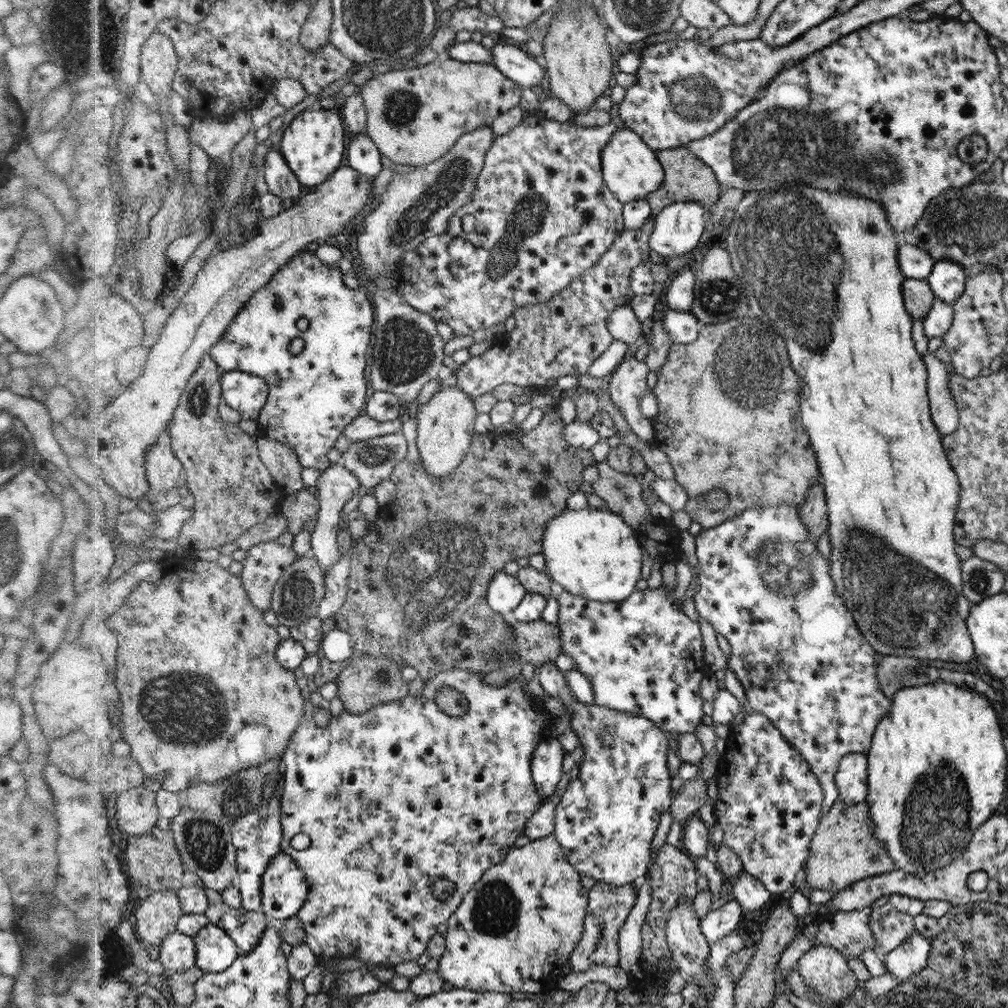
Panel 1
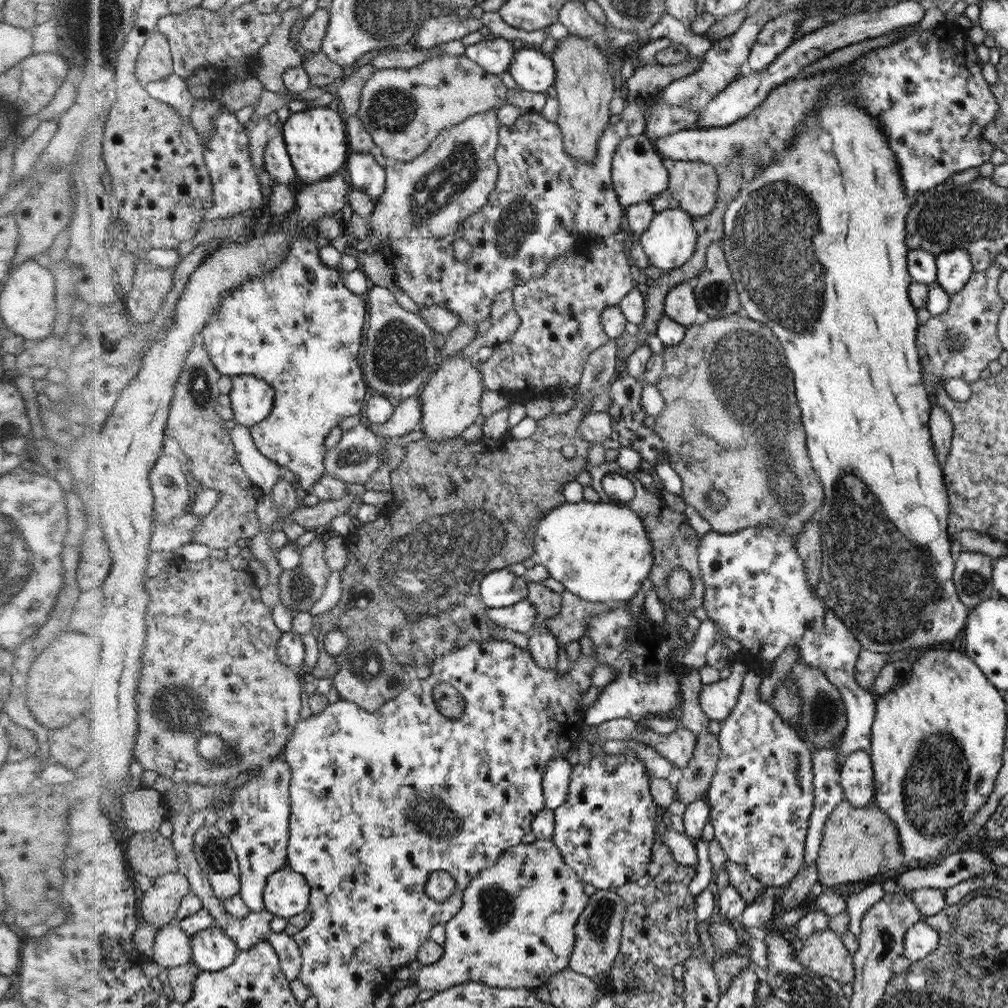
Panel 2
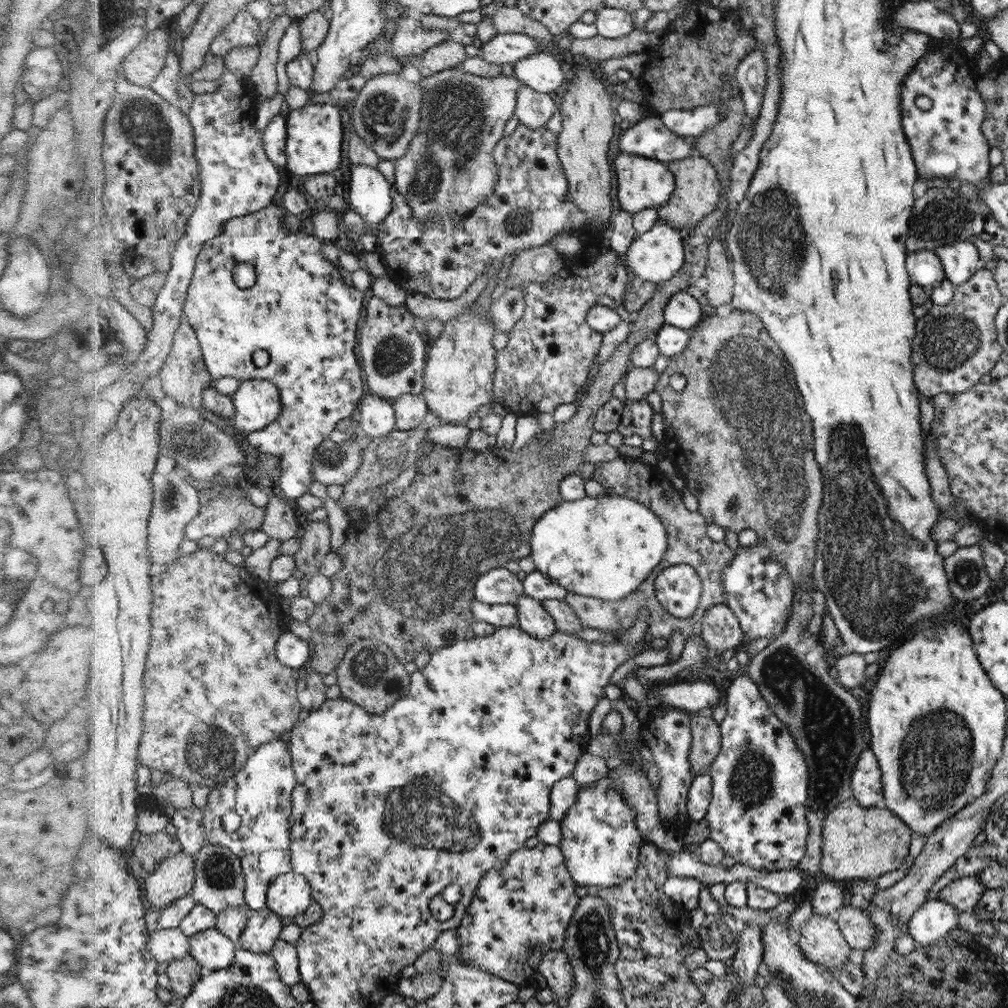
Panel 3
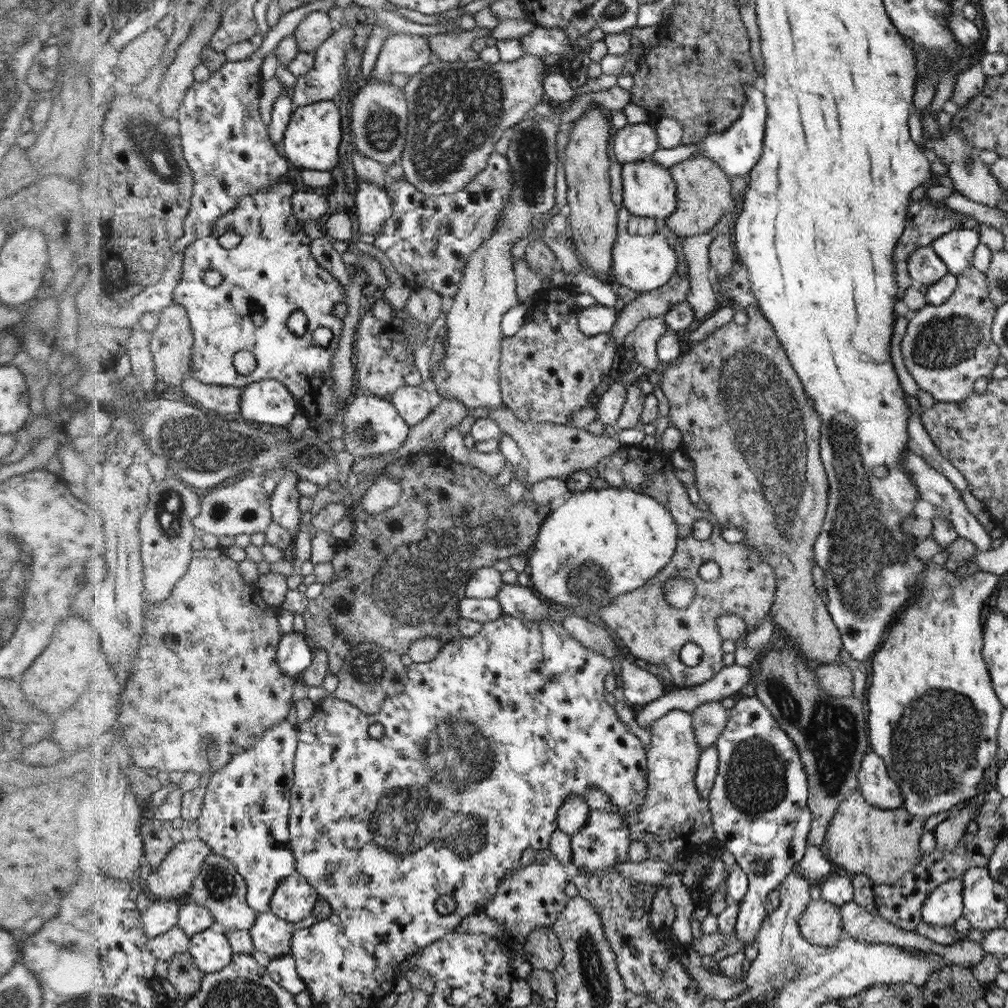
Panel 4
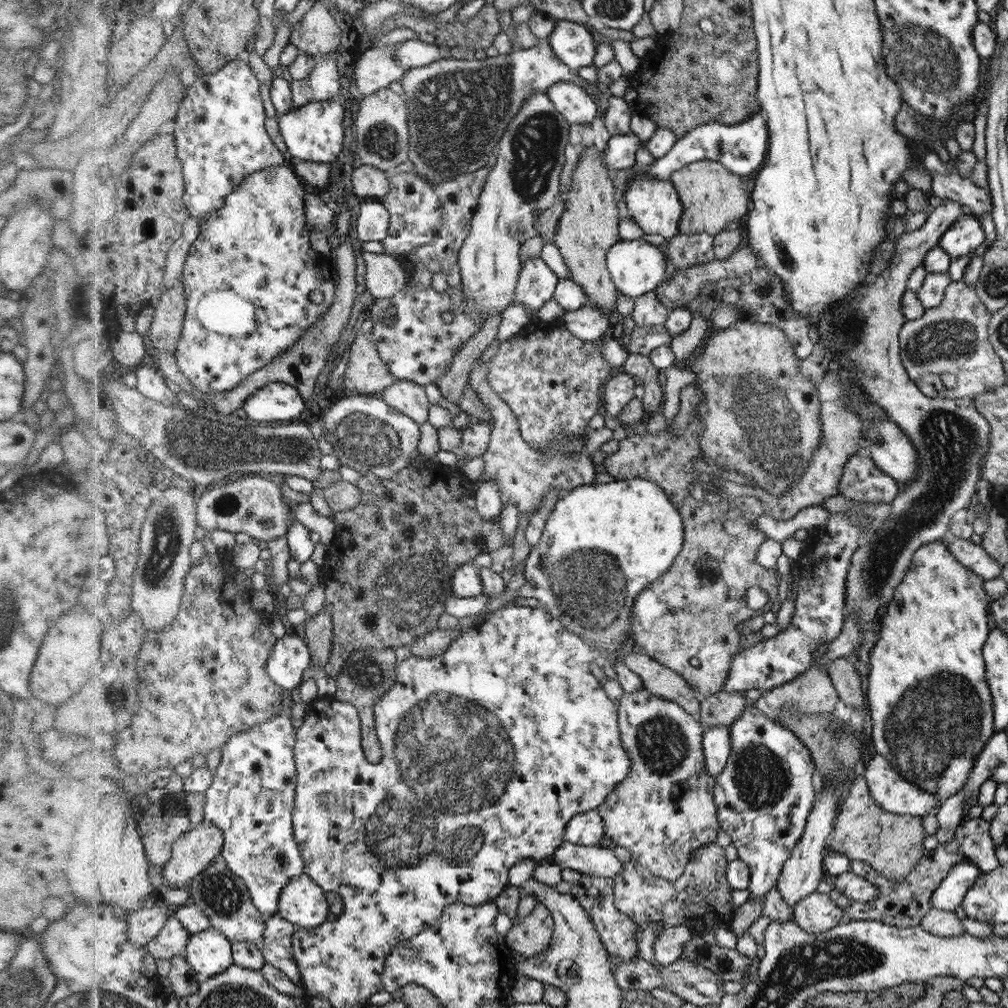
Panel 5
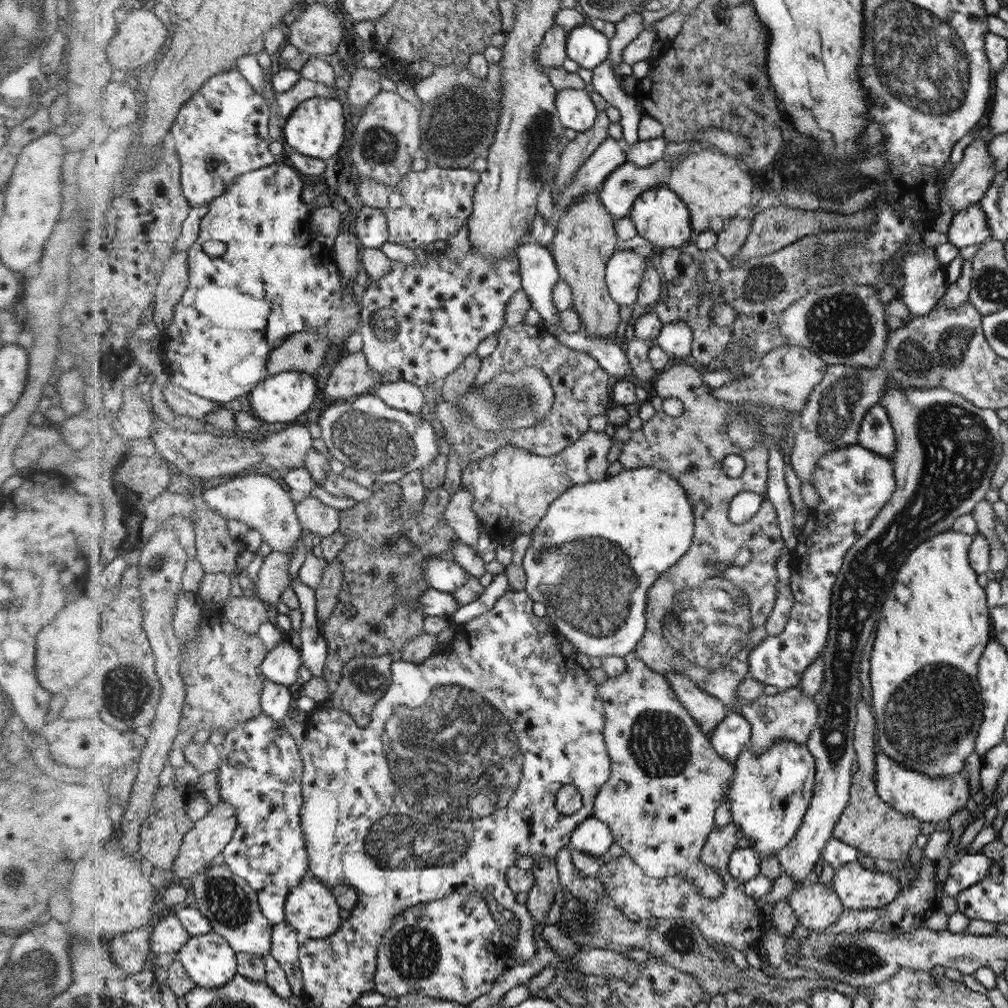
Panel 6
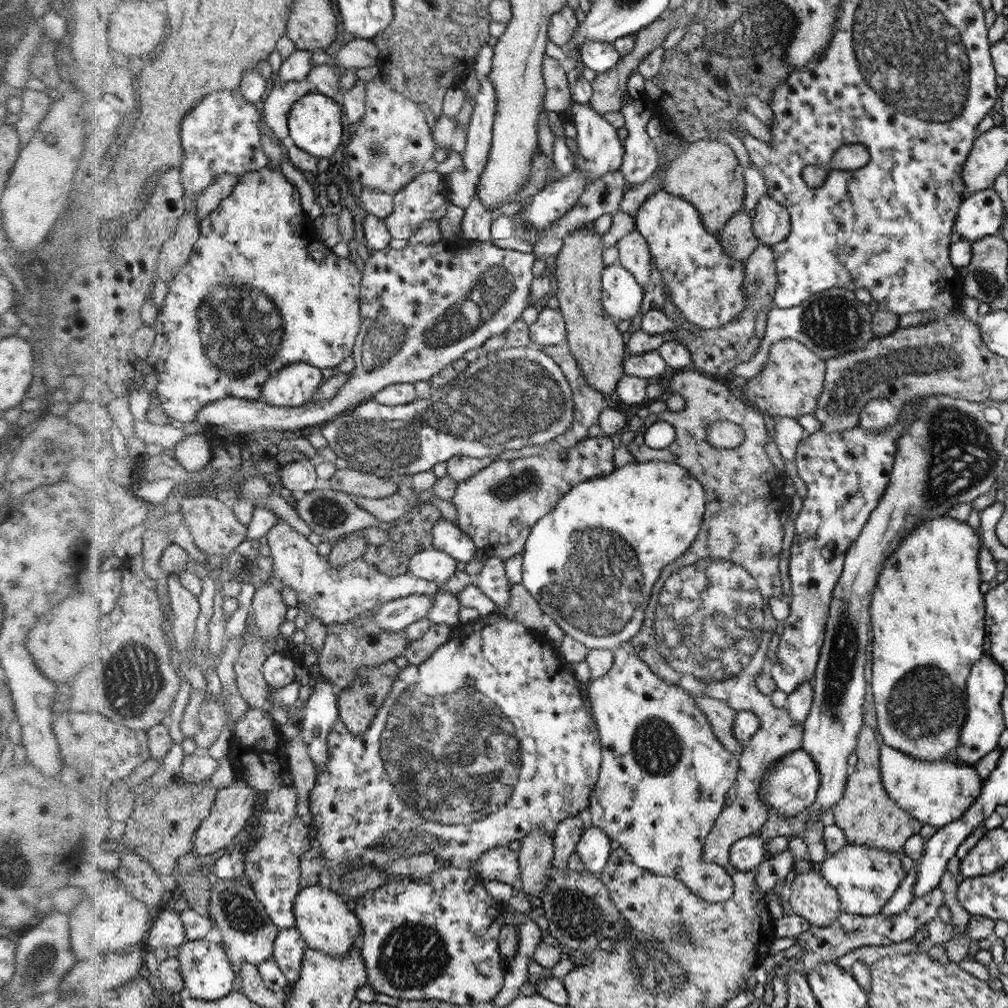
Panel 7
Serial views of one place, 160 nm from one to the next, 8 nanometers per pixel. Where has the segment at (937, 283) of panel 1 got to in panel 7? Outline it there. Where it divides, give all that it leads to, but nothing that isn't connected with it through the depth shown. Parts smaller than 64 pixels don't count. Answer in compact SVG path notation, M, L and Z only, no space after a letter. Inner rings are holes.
M994 188L979 190L964 198L955 229L964 241L973 242L988 235L999 234L1004 220L1004 201Z

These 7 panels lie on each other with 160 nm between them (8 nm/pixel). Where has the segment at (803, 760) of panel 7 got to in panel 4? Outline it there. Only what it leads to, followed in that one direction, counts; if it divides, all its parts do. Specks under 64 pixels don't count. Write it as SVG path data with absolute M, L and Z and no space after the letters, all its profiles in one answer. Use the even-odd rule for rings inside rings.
M741 693L736 697L736 703L728 710L726 726L715 744L719 766L708 800L713 813L713 829L717 830L716 845L727 848L749 877L749 891L740 903L735 930L738 940L752 945L769 913L767 900L770 892L778 890L786 875L805 858L812 813L808 807L807 776L797 746L758 697Z

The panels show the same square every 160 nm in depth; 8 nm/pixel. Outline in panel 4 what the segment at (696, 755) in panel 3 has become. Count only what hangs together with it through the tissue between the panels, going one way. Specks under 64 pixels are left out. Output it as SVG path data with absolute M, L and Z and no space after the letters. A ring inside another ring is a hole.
M721 701L701 704L692 711L694 729L701 751L715 746L726 726L727 716L728 710L721 705Z

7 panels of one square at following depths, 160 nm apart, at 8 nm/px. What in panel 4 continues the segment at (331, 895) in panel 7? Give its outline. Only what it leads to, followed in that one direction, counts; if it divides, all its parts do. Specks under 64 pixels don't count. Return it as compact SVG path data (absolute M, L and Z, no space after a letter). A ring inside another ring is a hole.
M298 870L285 878L276 896L272 898L272 913L293 923L302 922L314 916L316 906L321 900L316 887Z

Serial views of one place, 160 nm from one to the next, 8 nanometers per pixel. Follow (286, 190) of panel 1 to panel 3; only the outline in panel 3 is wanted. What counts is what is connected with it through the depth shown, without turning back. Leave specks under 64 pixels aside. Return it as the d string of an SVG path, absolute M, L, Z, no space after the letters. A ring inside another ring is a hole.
M288 112L280 113L274 122L265 130L265 147L269 152L269 157L278 165L289 166L289 156L287 151L289 139Z

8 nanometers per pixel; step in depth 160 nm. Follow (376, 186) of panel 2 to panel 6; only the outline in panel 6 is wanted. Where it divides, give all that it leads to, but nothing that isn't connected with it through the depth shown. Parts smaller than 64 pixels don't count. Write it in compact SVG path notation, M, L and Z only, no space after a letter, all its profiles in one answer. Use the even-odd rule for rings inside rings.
M364 205L357 215L355 235L365 248L379 249L389 240L385 212L382 209Z

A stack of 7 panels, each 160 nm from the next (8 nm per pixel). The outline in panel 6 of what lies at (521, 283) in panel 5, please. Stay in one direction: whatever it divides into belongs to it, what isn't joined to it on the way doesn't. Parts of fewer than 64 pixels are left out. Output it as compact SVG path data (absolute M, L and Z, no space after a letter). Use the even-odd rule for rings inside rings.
M528 243L516 248L520 265L522 292L532 308L542 317L542 324L556 323L560 311L552 302L552 294L559 282L559 272L550 249ZM566 331L557 334L557 340L562 344L588 353L606 369L616 380L621 378L634 379L634 372L630 368L630 360L626 354L626 344L616 344L611 340L590 340L584 332L577 335Z

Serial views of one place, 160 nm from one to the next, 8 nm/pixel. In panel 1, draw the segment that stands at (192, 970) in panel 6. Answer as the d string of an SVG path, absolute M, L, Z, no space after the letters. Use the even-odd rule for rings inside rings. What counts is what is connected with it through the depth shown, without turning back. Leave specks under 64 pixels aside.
M210 923L195 937L198 947L197 965L205 973L228 970L241 957L241 948L221 925Z

